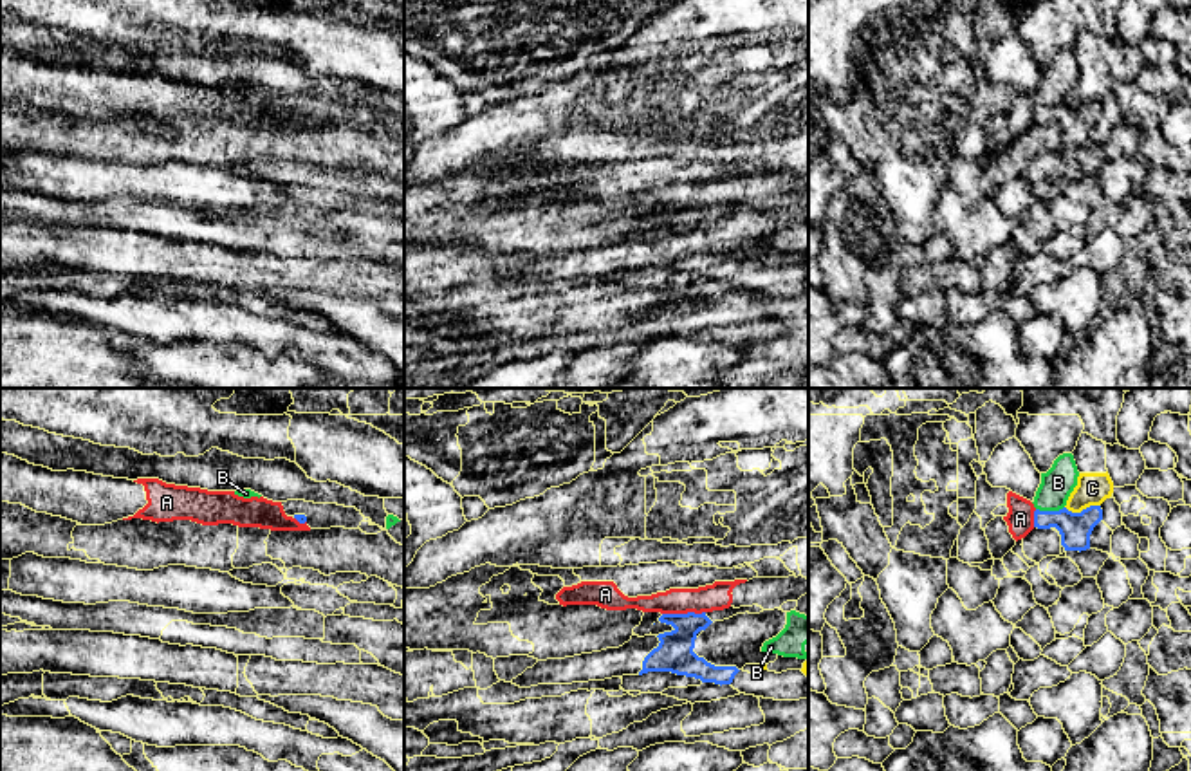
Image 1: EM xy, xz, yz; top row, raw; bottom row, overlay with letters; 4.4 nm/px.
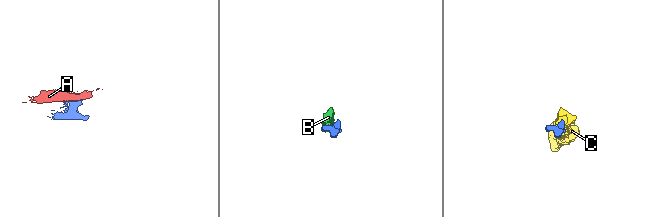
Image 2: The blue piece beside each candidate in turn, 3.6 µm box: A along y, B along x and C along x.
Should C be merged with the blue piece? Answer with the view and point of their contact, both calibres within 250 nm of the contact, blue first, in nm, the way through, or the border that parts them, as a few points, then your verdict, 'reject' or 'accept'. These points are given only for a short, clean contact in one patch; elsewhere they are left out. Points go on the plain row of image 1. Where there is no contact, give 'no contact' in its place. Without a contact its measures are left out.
meets blue in yz at (1083, 105); 140 nm thick on the blue side, 140 nm on the other; border along yz (1099, 100), (1090, 100), (1080, 107), (1065, 103); reject

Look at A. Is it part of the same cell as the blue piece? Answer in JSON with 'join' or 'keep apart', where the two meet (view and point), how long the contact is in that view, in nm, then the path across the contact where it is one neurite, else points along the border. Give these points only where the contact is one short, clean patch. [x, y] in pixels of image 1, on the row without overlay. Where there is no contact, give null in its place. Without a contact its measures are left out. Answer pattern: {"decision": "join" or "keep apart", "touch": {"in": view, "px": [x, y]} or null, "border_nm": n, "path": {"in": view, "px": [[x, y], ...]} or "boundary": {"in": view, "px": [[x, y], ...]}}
{"decision": "keep apart", "touch": {"in": "xz", "px": [683, 210]}, "border_nm": 190, "boundary": {"in": "xz", "px": [[704, 206], [663, 210]]}}

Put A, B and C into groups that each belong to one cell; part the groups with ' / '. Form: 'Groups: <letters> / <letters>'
Groups: A B / C

